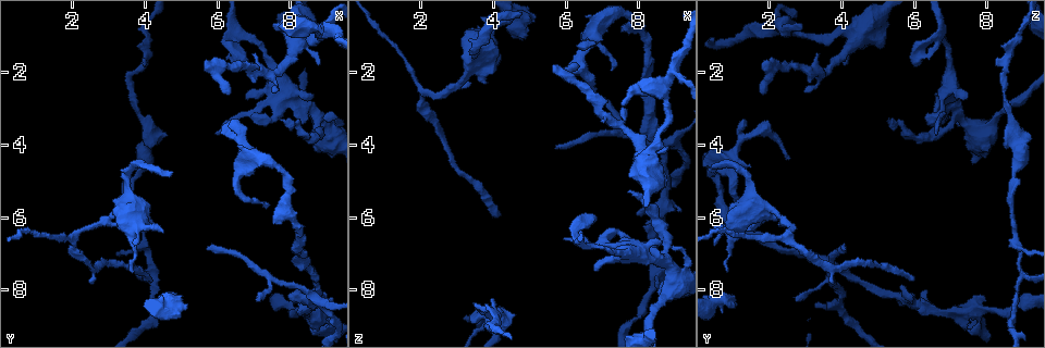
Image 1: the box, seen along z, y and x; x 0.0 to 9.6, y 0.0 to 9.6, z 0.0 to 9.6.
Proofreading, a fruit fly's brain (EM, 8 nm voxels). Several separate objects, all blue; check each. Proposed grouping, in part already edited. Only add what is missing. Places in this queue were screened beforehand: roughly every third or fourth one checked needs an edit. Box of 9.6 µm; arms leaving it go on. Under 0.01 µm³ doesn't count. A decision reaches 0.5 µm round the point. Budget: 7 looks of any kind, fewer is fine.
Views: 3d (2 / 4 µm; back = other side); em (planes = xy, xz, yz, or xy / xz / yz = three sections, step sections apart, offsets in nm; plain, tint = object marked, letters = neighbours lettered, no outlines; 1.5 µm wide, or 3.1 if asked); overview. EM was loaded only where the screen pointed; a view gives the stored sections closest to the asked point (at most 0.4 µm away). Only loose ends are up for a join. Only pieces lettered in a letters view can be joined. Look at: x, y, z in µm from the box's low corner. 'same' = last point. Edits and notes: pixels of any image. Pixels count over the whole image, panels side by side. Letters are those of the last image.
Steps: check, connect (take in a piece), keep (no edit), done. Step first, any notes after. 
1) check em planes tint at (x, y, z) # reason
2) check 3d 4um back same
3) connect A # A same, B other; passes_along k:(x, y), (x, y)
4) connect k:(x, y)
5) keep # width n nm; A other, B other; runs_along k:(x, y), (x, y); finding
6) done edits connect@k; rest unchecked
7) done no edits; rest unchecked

check 3d 4um at (4.85, 8.45, 1.05) # an open end

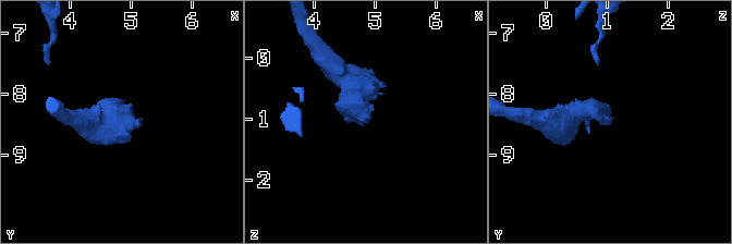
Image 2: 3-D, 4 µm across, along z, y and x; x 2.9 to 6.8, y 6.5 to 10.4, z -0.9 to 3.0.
check em xy step 4 letters at (4.80, 8.45, 1.10)

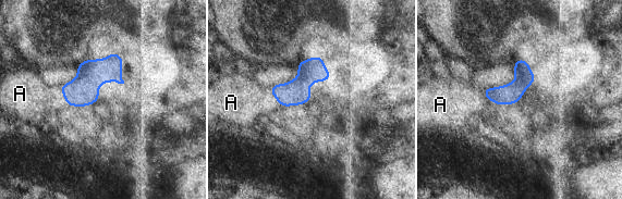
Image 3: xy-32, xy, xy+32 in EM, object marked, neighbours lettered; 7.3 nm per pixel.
connect A # longest_contact A 120 nm; A same; the neuron continues

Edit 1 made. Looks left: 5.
check overview # redraw

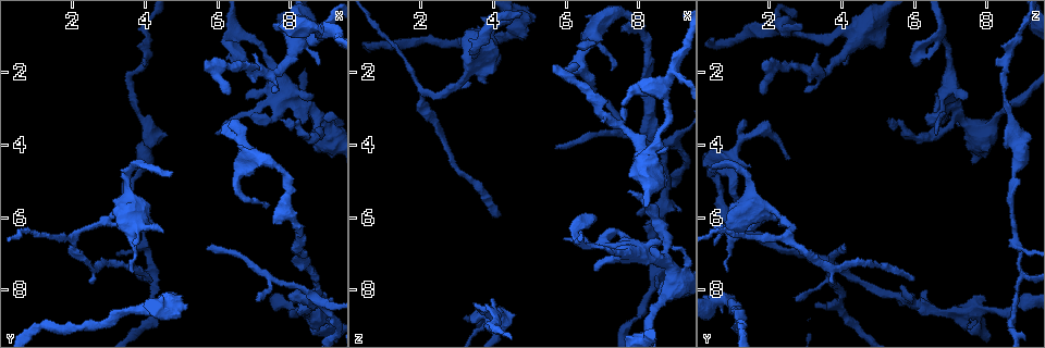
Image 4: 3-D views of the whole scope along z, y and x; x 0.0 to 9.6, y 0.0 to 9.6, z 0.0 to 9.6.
check 3d 4um at (7.50, 0.75, 2.85) # branch stops here

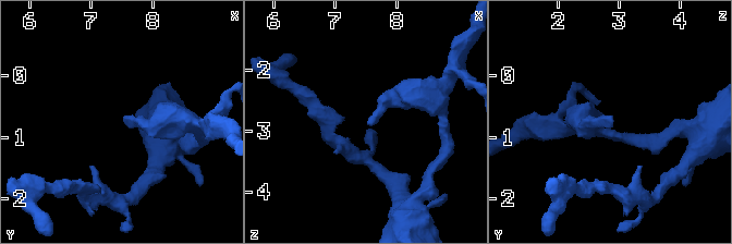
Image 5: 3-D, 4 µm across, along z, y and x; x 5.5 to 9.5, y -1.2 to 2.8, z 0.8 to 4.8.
check em xz step 8 letters at (7.50, 0.65, 2.80)

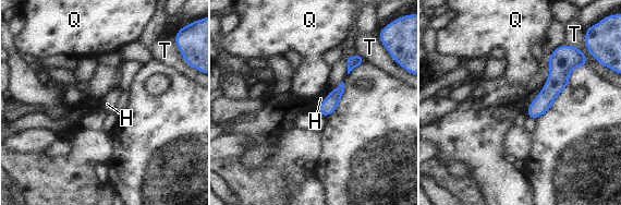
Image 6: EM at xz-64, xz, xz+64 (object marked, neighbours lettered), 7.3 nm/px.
keep # H other, Q other, T other; border 6:(328, 92), (328, 95), (319, 105); none of them fits

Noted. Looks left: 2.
done edits connect@3; rest unchecked

